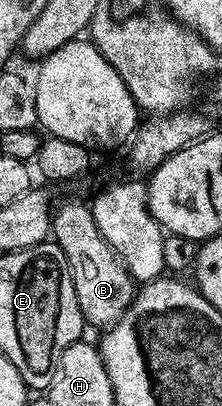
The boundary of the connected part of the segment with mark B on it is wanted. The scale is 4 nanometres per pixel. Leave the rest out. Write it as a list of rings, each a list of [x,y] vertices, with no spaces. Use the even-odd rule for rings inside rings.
[[[88,204],[65,205],[58,213],[56,210],[51,217],[51,237],[63,255],[67,255],[71,279],[75,283],[75,299],[79,299],[86,322],[90,326],[112,326],[133,302],[135,282],[117,257],[117,252],[109,246],[107,239],[103,239],[103,235],[99,235],[92,208]]]

